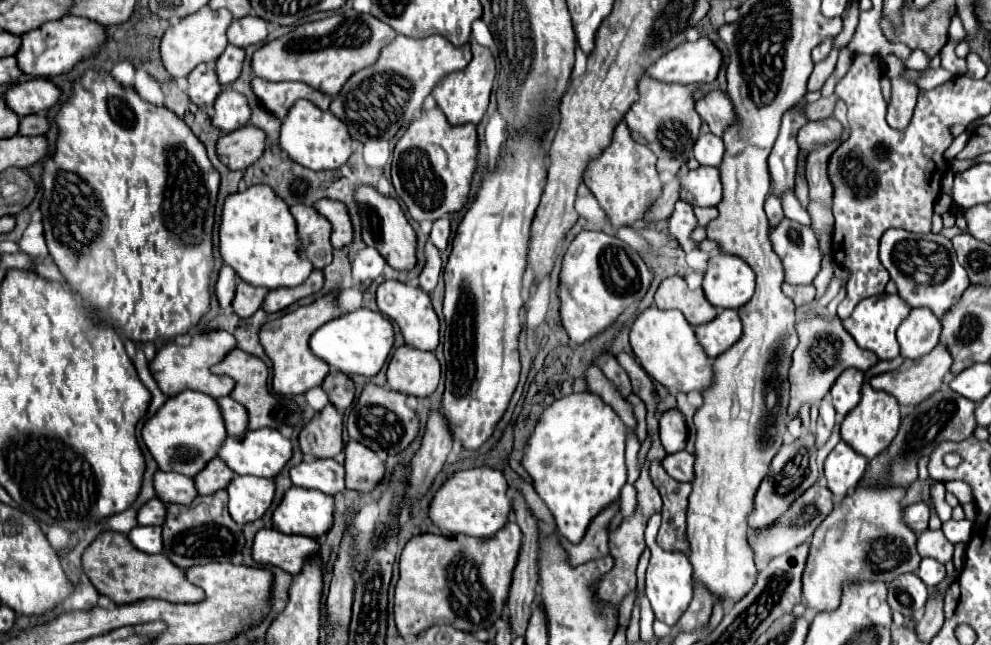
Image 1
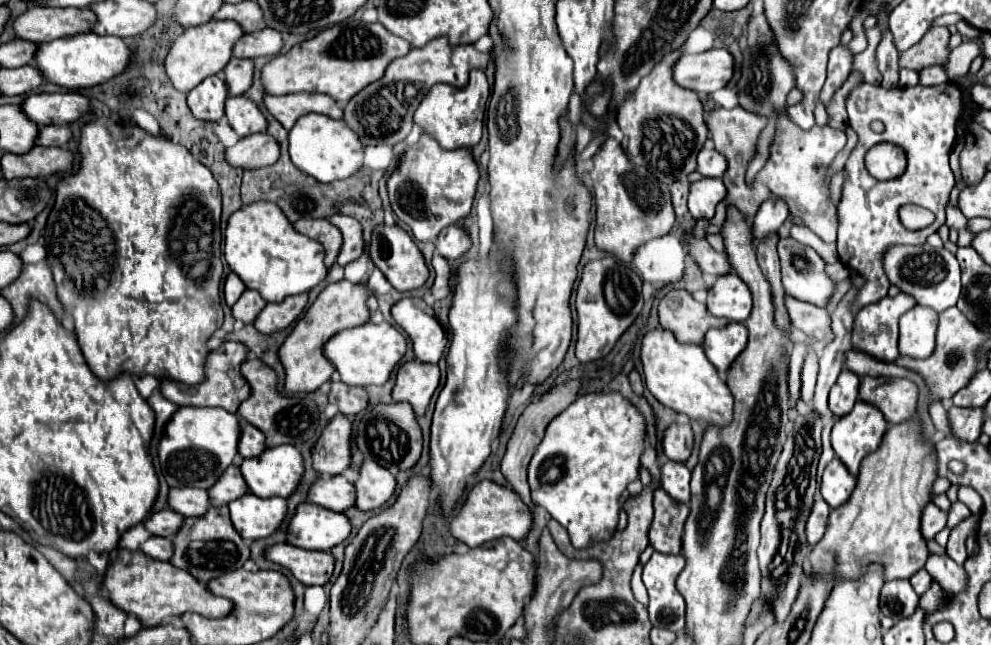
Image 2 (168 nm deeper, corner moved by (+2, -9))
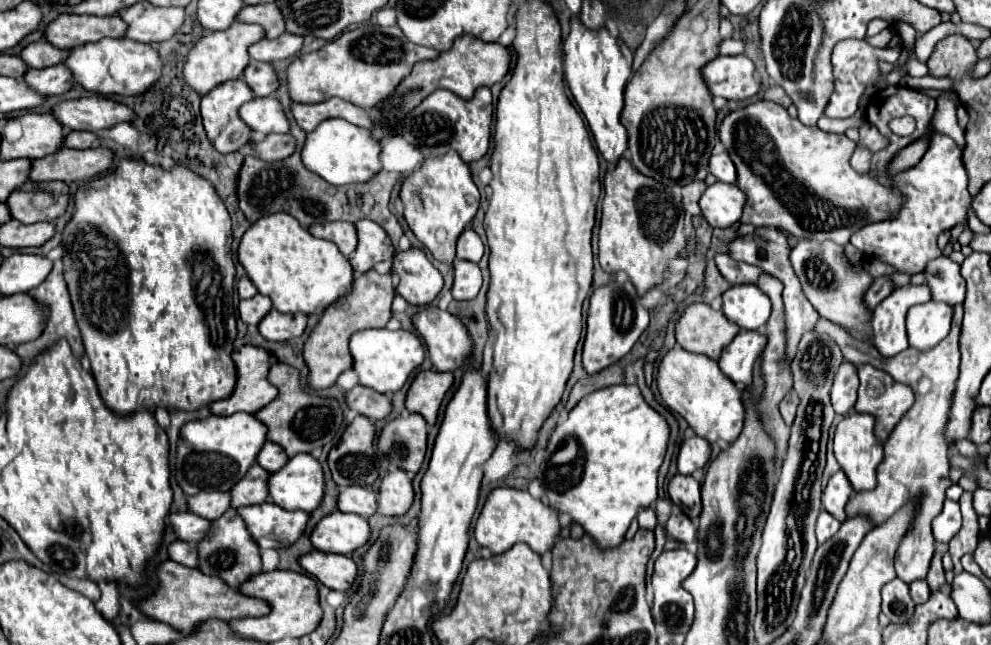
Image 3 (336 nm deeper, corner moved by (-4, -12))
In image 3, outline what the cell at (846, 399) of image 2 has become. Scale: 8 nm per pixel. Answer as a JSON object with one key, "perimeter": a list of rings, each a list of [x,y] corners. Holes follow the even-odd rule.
{"perimeter":[[[844,362],[840,364],[840,370],[832,384],[832,406],[836,414],[848,414],[856,404],[856,392],[858,392],[858,370],[854,364]]]}

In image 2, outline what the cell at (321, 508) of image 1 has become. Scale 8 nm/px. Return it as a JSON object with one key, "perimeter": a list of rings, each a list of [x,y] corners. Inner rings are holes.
{"perimeter":[[[302,503],[296,509],[296,515],[292,517],[288,525],[288,543],[302,547],[302,549],[318,549],[318,551],[330,551],[332,547],[340,545],[350,537],[352,525],[350,519],[344,513],[334,513],[330,509],[324,509],[314,503]]]}

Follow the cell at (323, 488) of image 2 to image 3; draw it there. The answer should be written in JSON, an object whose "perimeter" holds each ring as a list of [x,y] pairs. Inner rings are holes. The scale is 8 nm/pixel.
{"perimeter":[[[348,486],[338,492],[338,510],[372,516],[376,512],[376,494],[360,486]]]}

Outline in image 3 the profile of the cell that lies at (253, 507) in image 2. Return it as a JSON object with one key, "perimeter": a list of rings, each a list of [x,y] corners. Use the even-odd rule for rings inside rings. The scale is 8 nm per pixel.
{"perimeter":[[[272,502],[242,506],[238,514],[242,516],[250,536],[259,548],[268,549],[279,549],[294,544],[306,528],[308,520],[308,512],[284,510]]]}

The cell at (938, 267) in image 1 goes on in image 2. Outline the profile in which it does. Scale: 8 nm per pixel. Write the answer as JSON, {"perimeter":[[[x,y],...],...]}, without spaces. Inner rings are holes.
{"perimeter":[[[928,243],[918,247],[890,247],[884,255],[884,269],[890,283],[898,285],[900,291],[910,293],[918,305],[932,307],[938,313],[954,307],[960,297],[960,267],[956,257],[946,249],[934,249]]]}

